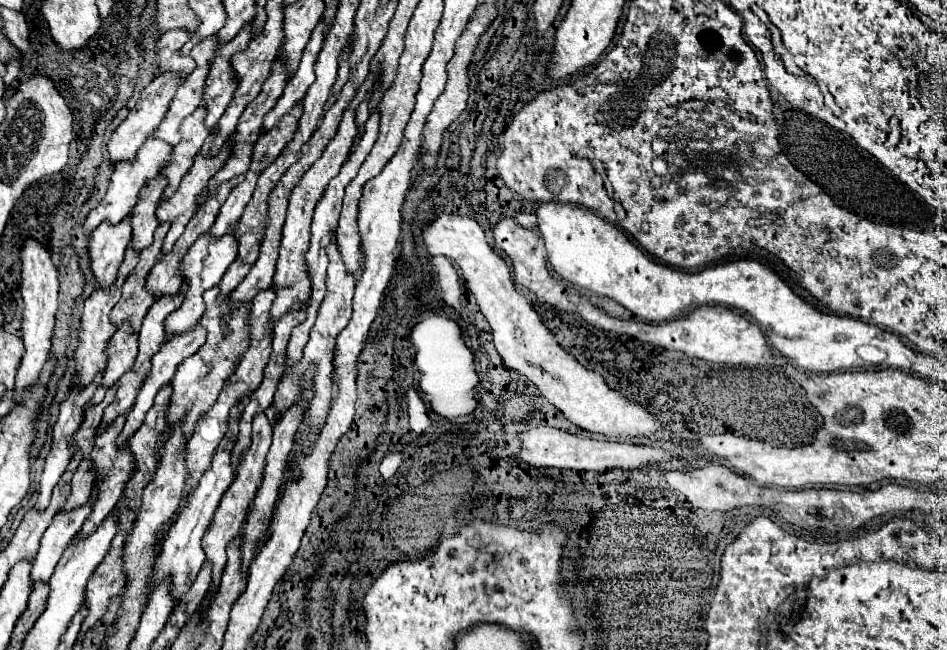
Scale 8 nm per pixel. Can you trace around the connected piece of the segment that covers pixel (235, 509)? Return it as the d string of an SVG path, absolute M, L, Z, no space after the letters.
M257 412L255 418L253 418L253 432L251 432L251 446L243 452L243 460L241 464L237 466L237 478L235 482L229 486L229 490L225 492L219 508L217 508L217 514L213 518L213 524L209 526L207 534L203 536L203 550L205 554L211 556L211 562L213 562L213 586L217 586L217 582L221 580L221 574L225 570L225 564L227 564L227 544L231 542L231 538L235 534L239 534L241 526L243 526L243 520L245 520L245 514L249 510L249 502L253 500L259 484L261 484L261 478L263 478L263 468L265 468L265 456L269 452L269 442L271 442L271 426L269 426L269 420L265 418L265 412Z

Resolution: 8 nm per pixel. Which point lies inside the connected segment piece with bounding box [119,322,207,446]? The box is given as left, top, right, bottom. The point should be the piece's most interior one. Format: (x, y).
(173, 352)

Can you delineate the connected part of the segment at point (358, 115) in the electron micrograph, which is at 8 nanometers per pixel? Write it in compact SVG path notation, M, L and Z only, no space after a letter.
M365 98L365 100L361 102L361 106L357 106L357 110L355 110L355 122L357 122L357 128L359 128L357 138L361 138L361 134L365 132L365 122L367 122L367 118L369 118L369 114L371 114L371 110L369 110L369 100Z

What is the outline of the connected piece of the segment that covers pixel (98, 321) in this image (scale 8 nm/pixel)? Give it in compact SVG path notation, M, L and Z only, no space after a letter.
M127 246L125 250L125 260L119 268L119 276L117 280L107 288L97 288L87 300L85 300L85 310L83 310L83 316L81 316L81 336L79 336L79 348L75 350L75 362L77 362L77 374L73 378L73 384L79 384L81 388L85 384L89 384L95 374L99 374L103 368L105 368L105 358L107 358L107 344L111 340L111 336L117 332L117 326L113 326L111 322L111 310L113 306L117 304L117 300L121 298L121 286L125 282L125 278L131 274L131 270L137 266L139 262L139 254L133 250L133 246Z

